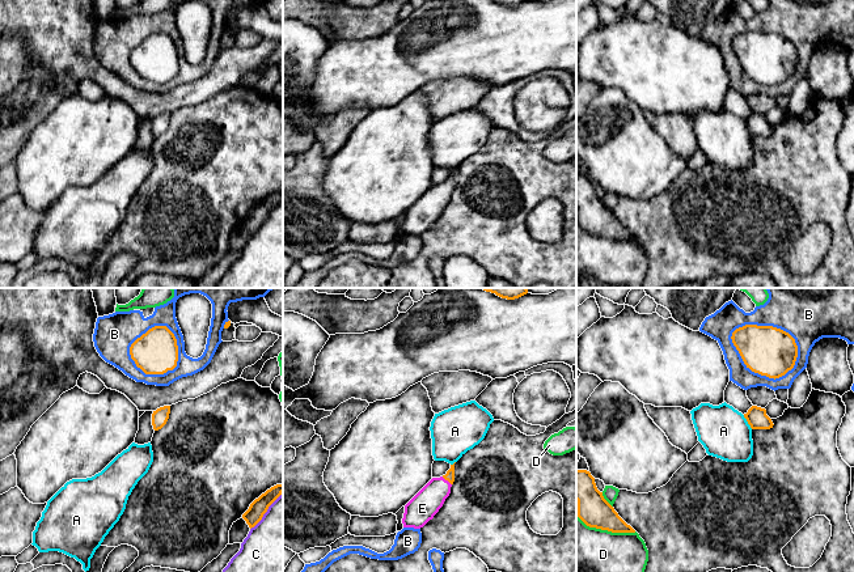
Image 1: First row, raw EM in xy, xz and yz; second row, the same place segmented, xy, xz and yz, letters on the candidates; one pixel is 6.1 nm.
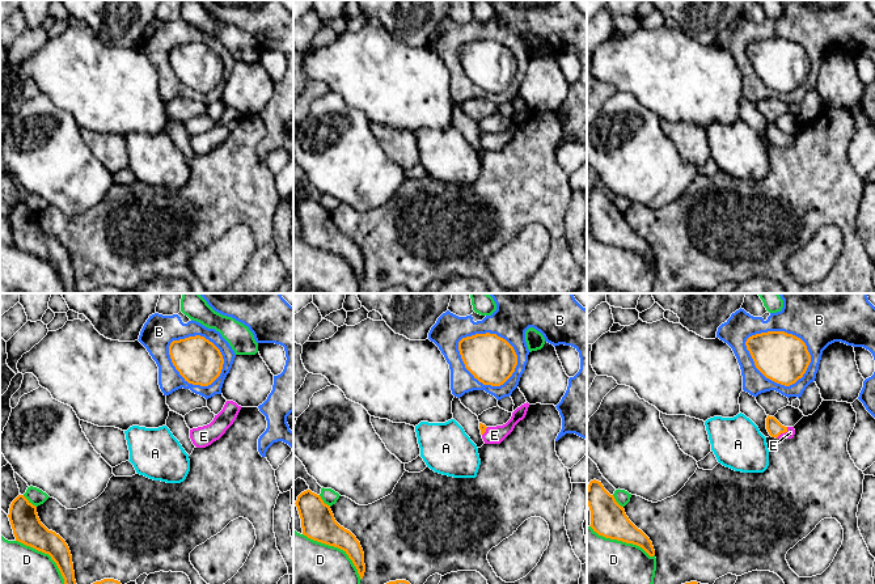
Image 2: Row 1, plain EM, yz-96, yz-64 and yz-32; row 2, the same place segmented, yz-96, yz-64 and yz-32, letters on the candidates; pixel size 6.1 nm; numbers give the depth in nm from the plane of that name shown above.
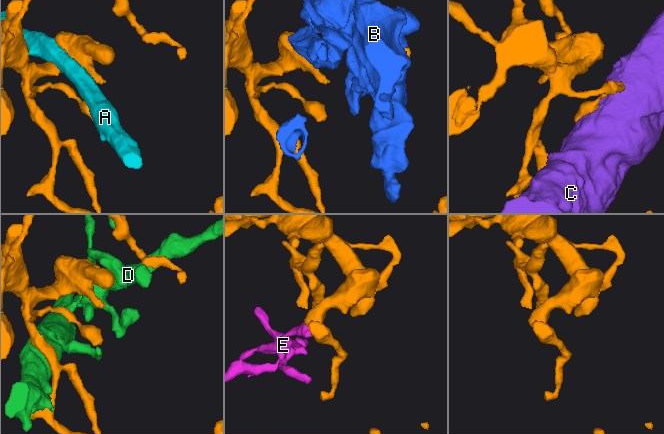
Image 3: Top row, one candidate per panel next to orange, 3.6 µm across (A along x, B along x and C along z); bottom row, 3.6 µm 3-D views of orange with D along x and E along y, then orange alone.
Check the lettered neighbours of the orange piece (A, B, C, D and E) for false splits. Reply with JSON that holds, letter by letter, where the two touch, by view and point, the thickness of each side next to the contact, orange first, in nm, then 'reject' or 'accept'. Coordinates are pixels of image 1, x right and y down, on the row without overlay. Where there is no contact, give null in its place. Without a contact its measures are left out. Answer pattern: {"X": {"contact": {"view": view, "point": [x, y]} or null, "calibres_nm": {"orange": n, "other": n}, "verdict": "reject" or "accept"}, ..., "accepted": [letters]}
{"A": {"contact": {"view": "yz", "point": [747, 127]}, "calibres_nm": {"orange": 130, "other": 300}, "verdict": "reject"}, "B": {"contact": {"view": "yz", "point": [755, 79]}, "calibres_nm": {"orange": 300, "other": 120}, "verdict": "reject"}, "C": {"contact": {"view": "xy", "point": [266, 217]}, "calibres_nm": {"orange": 100, "other": 420}, "verdict": "reject"}, "D": {"contact": {"view": "yz", "point": [607, 236]}, "calibres_nm": {"orange": 190, "other": 480}, "verdict": "reject"}, "E": {"contact": {"view": "xz", "point": [447, 186]}, "calibres_nm": {"orange": 60, "other": 170}, "verdict": "accept"}, "accepted": ["E"]}

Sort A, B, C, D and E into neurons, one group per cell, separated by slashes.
A / B / C / D / E

